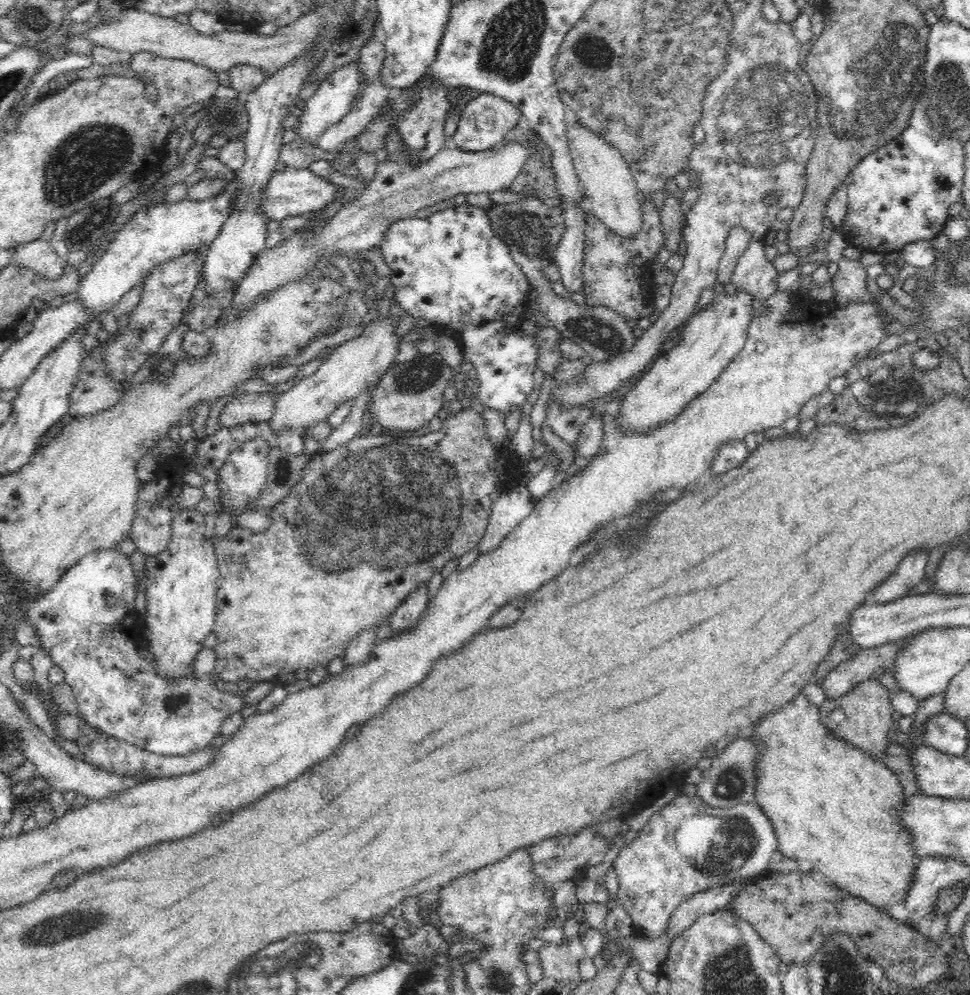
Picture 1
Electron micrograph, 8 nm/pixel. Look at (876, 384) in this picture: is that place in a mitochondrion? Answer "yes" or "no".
yes

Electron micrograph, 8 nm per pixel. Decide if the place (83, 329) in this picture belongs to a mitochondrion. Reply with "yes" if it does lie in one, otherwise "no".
no

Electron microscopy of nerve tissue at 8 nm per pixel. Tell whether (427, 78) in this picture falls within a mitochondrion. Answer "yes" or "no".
no

